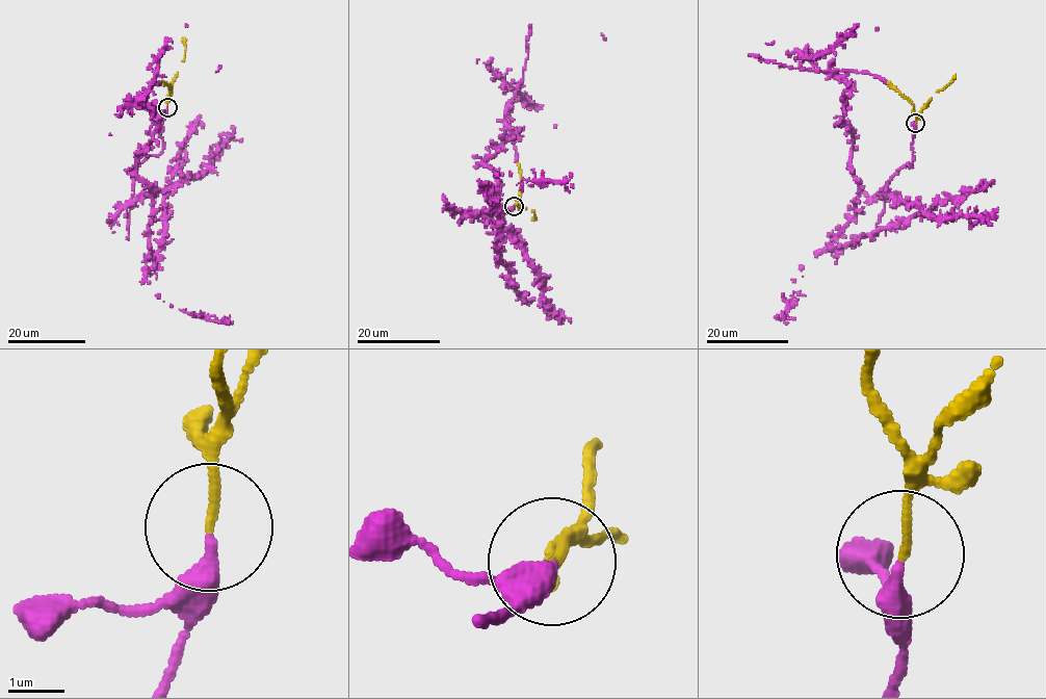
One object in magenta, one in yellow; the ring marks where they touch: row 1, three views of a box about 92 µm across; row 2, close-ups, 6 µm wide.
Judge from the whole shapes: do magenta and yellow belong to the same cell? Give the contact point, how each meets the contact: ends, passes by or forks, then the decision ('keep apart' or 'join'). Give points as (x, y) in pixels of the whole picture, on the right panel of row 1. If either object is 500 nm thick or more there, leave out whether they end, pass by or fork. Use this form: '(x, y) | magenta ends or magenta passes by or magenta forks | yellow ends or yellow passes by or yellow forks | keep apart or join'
(915, 123) | magenta ends | yellow ends | join

